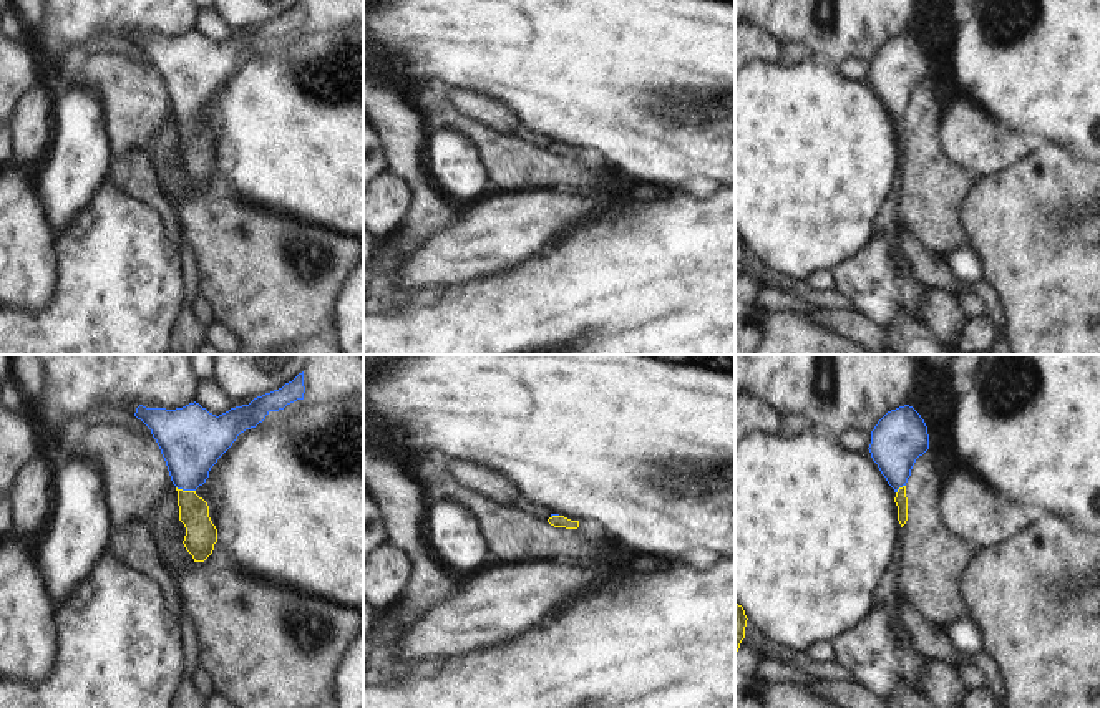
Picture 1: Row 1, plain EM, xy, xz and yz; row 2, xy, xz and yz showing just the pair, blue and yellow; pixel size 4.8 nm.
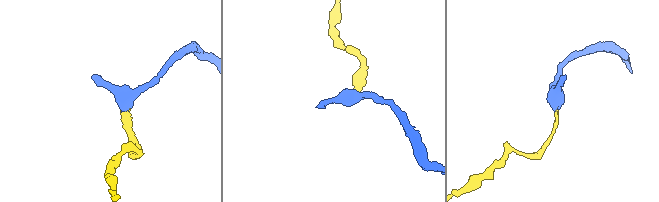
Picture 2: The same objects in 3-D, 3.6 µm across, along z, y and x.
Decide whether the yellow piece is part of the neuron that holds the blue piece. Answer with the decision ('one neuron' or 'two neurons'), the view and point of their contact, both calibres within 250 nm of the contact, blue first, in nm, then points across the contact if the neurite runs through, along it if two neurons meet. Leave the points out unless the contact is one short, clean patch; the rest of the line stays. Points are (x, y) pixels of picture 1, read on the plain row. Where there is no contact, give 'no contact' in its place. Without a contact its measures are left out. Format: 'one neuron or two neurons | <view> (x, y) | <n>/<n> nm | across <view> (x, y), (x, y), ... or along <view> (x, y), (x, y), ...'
one neuron | xy (186, 118) | 320/160 nm | across xy (191, 68), (186, 118), (186, 126), (201, 163)

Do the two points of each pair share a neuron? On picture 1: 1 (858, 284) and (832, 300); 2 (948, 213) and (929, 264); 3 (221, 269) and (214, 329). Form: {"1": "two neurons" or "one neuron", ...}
{"1": "two neurons", "2": "two neurons", "3": "two neurons"}

